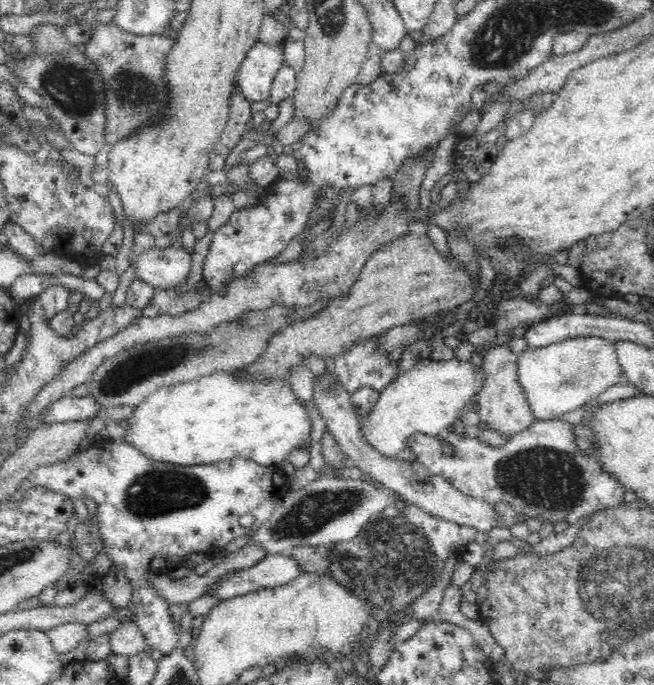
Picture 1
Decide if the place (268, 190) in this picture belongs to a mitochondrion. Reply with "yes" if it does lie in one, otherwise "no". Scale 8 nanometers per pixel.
no

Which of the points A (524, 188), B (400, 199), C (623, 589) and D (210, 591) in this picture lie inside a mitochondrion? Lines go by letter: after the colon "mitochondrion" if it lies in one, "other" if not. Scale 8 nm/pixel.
A: other
B: other
C: mitochondrion
D: other

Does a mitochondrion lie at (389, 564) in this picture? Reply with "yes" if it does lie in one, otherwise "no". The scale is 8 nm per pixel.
yes

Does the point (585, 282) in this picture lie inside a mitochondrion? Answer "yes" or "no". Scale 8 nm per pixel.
no

